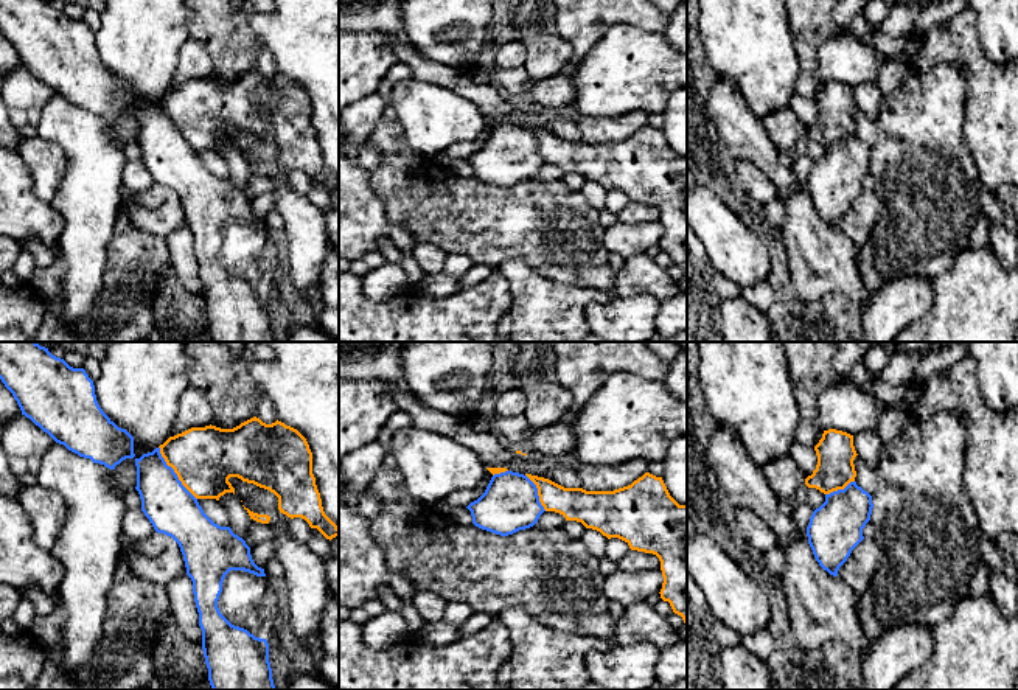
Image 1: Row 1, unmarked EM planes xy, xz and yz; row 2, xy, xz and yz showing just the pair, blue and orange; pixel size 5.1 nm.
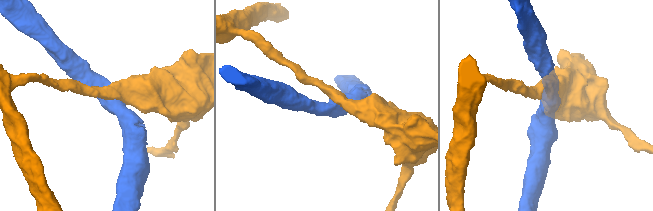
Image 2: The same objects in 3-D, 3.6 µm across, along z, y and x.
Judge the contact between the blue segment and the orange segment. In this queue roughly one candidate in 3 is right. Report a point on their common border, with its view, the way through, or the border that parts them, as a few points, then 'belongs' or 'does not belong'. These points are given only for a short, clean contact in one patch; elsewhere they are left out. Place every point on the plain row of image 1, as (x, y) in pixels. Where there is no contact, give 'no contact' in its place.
meets blue in xy at (174, 125); does not belong

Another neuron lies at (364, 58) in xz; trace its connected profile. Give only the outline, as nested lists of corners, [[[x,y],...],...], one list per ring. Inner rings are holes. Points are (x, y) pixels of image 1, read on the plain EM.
[[[339,33],[339,115],[376,93],[387,71],[399,62],[385,33]]]

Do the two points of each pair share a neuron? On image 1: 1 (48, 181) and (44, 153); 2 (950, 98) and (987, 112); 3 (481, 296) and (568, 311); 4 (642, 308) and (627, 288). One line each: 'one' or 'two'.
1: one
2: two
3: two
4: two

